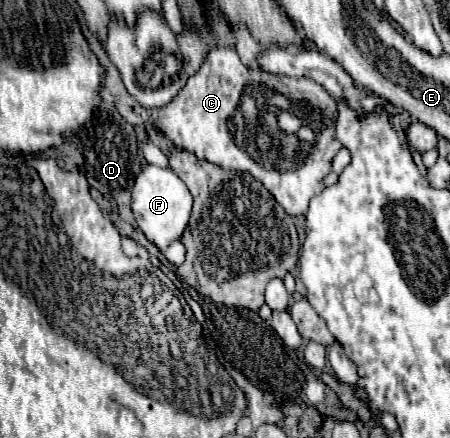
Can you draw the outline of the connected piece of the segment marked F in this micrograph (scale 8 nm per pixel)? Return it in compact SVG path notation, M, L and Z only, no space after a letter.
M148 164L136 178L132 190L132 212L136 216L138 228L146 234L146 238L154 246L158 246L164 252L164 248L168 248L170 242L182 238L184 228L188 226L190 212L192 212L192 194L172 170L164 170Z

